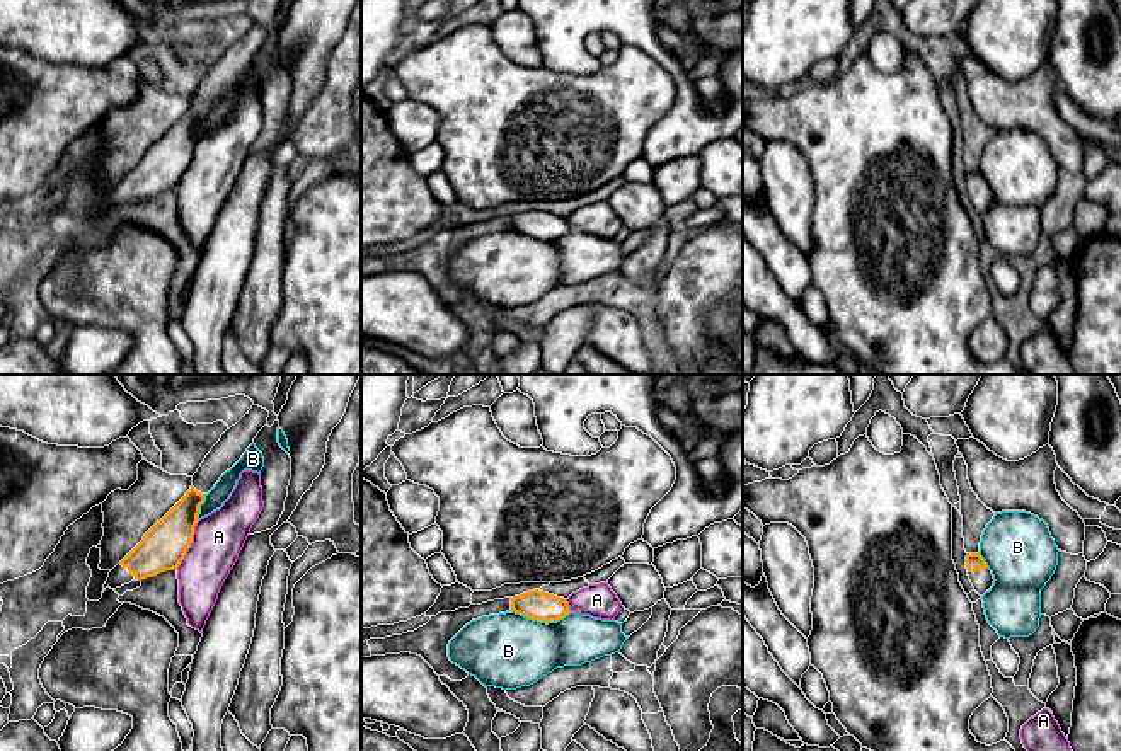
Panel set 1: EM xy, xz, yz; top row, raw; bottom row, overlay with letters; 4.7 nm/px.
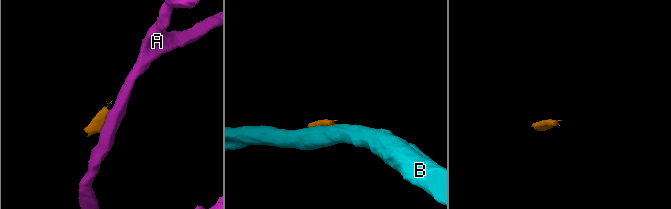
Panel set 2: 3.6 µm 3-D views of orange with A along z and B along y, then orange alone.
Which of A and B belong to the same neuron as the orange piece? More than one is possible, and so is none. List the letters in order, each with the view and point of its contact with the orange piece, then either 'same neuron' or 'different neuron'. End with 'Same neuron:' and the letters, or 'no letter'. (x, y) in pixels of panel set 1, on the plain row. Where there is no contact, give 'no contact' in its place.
A: contact xy (189, 164); different neuron
B: contact xz (540, 239); different neuron
Same neuron: no letter

